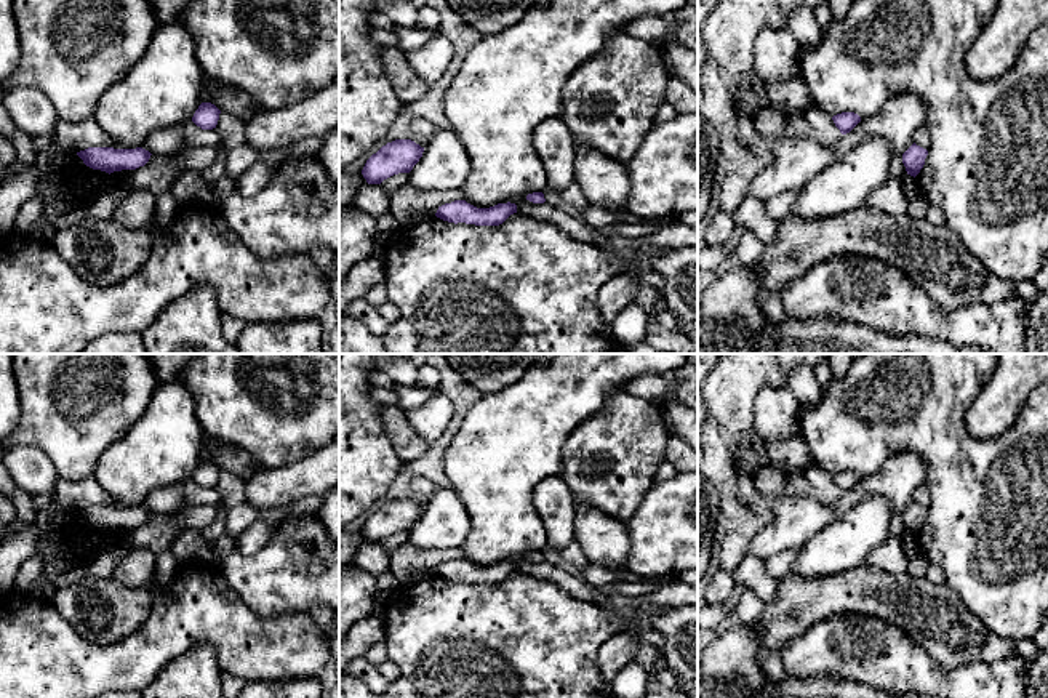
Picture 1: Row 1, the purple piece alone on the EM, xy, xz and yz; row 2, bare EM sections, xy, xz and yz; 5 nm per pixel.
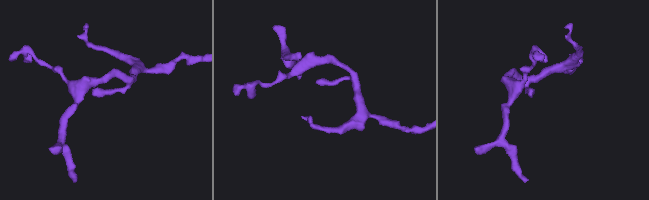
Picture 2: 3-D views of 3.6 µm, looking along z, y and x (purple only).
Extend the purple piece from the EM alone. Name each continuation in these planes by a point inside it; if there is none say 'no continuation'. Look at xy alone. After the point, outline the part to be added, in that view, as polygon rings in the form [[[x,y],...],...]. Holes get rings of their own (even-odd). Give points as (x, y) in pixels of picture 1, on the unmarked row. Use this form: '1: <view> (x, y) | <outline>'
no continuation

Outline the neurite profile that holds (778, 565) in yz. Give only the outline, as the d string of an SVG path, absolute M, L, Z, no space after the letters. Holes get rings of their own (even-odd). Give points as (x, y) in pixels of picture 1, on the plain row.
M786 549L765 562L768 575L776 581L786 573L790 572L792 565L795 564L800 549Z

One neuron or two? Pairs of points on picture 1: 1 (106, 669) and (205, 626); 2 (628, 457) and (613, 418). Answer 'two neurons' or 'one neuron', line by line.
1: one neuron
2: one neuron

